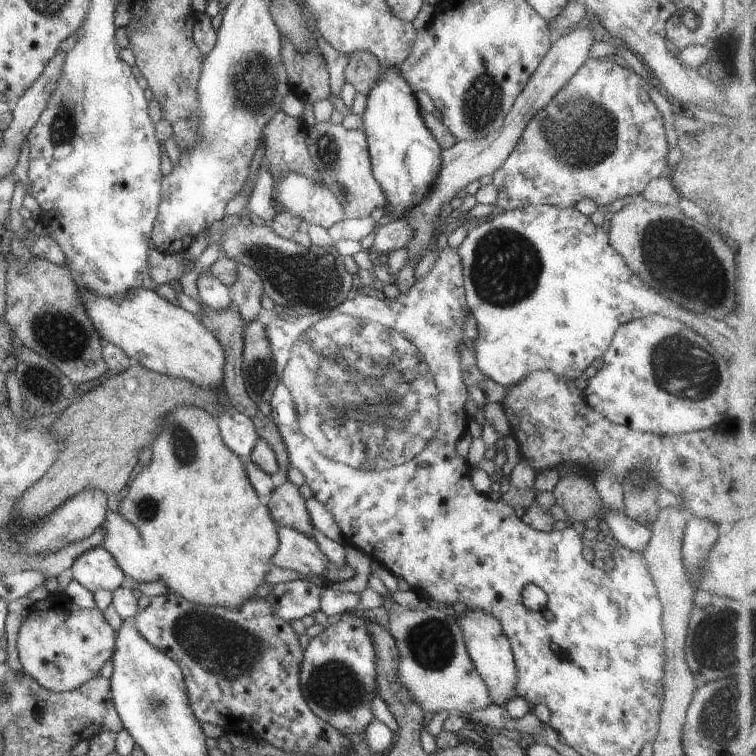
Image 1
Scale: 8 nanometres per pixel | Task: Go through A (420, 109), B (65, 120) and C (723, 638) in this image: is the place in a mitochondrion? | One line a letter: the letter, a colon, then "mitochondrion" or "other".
A: other
B: mitochondrion
C: mitochondrion

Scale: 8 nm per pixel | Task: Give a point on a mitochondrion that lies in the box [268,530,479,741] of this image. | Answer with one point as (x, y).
(334, 686)

